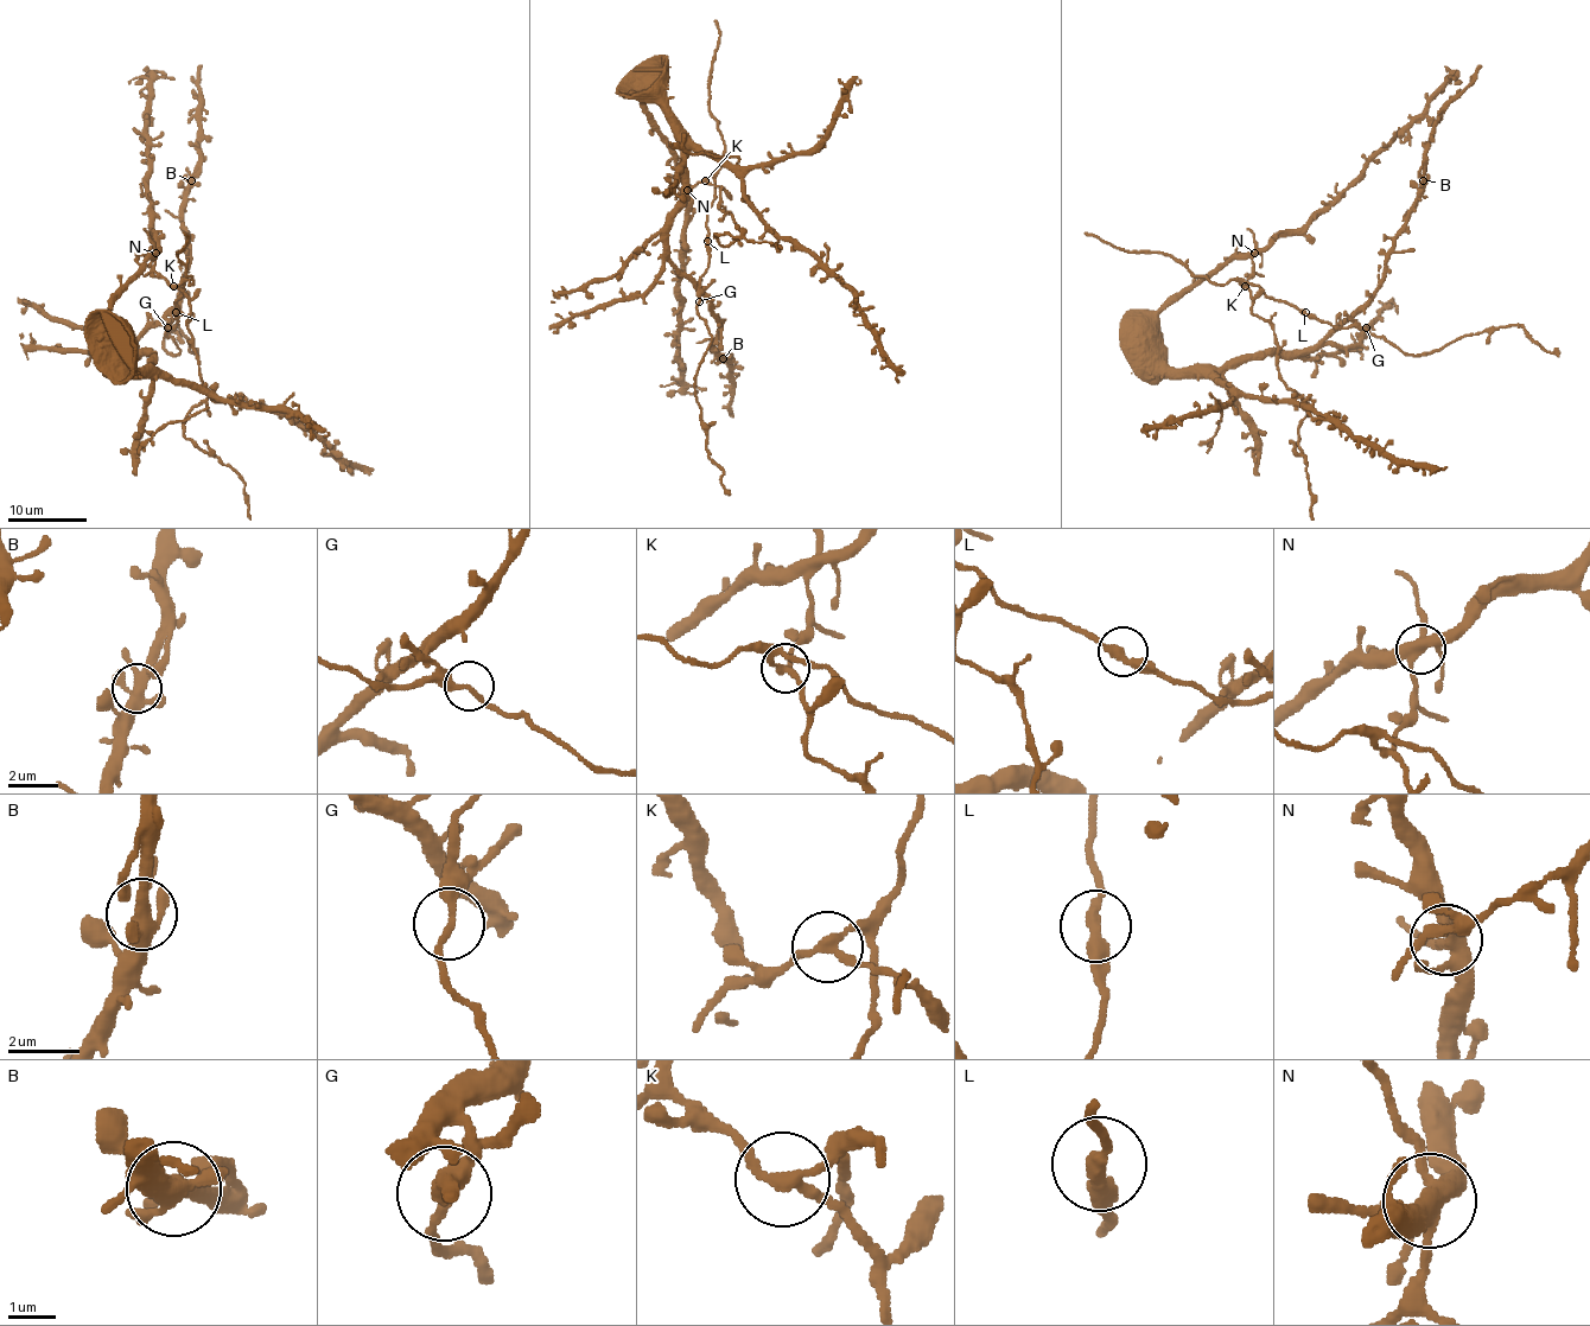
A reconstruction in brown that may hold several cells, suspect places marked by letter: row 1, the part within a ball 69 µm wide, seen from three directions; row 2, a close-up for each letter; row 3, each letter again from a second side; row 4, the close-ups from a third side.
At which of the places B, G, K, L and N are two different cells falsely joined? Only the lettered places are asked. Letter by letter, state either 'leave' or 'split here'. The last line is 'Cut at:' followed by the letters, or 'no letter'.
B: leave
G: leave
K: split here
L: leave
N: split here
Cut at: K, N

